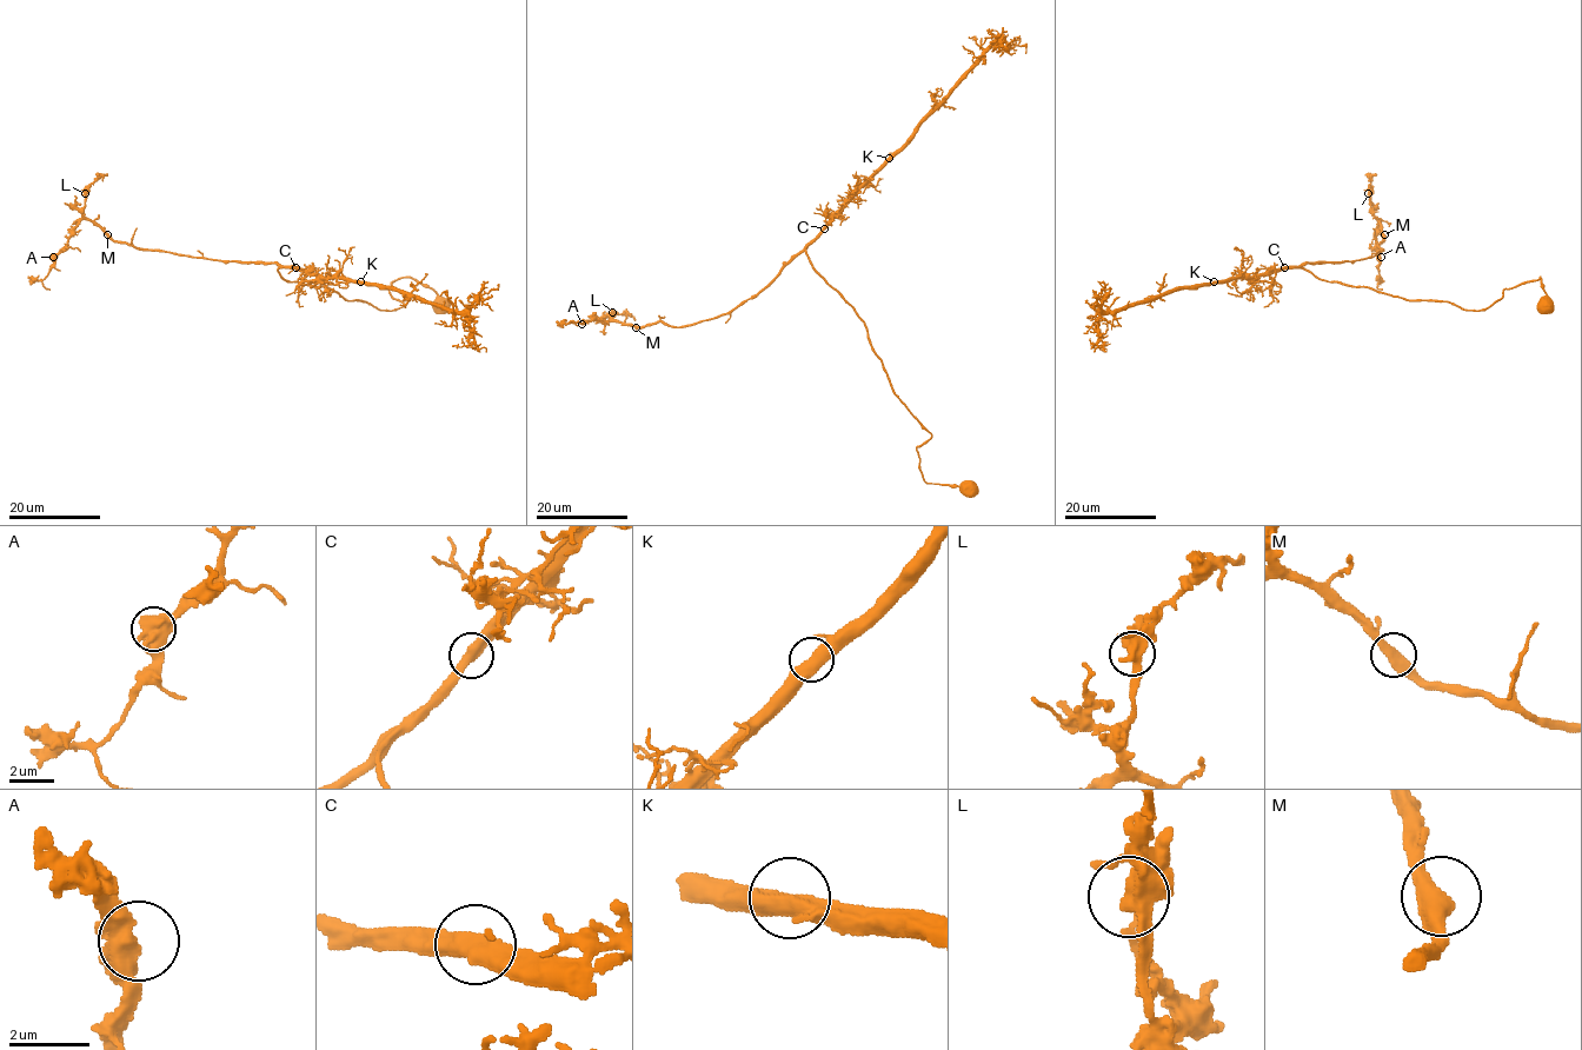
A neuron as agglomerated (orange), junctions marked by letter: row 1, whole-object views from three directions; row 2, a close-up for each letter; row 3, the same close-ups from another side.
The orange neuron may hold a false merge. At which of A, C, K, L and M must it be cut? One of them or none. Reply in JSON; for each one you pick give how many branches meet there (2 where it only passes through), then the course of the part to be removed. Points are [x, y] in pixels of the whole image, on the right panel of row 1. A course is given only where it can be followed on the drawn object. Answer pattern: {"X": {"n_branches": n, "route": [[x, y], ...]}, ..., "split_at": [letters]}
{"split_at": []}

